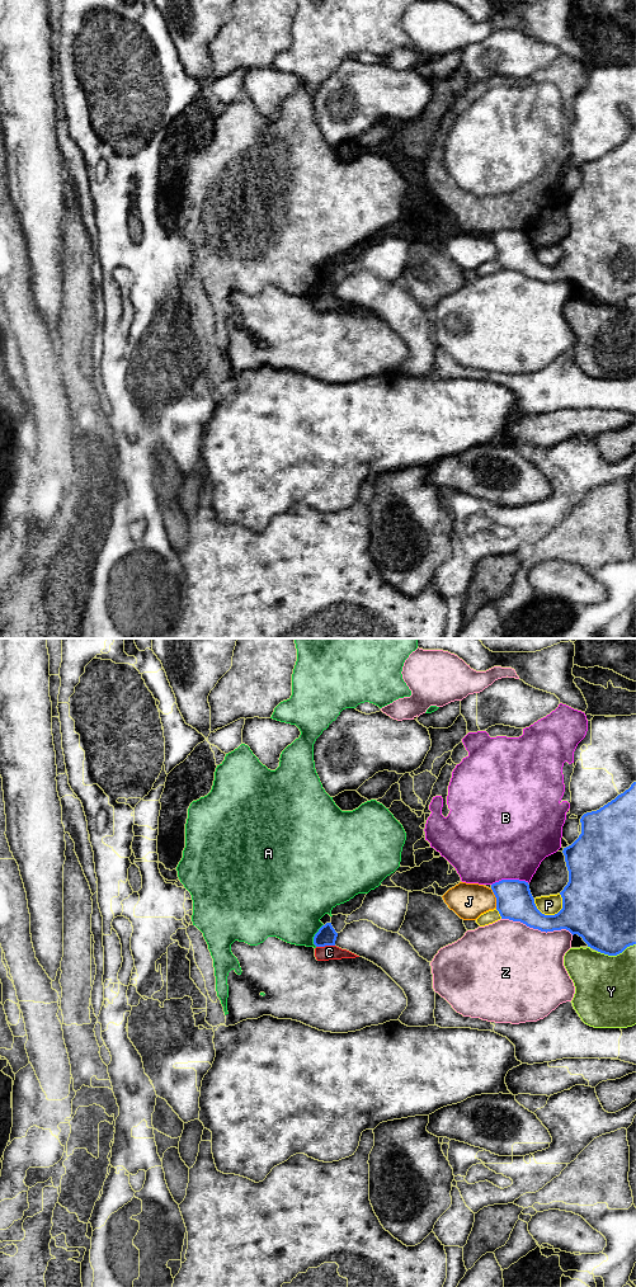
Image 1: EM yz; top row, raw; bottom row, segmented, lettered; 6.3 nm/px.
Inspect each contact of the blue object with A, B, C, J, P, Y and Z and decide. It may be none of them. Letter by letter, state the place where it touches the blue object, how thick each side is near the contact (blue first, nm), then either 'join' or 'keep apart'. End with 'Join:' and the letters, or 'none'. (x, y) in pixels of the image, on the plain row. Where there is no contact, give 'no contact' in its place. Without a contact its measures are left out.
A: yz (315, 286) | 130/420 nm | keep apart
B: yz (509, 230) | 240/500 nm | keep apart
C: yz (325, 295) | 130/100 nm | keep apart
J: yz (496, 249) | 240/220 nm | keep apart
P: yz (546, 265) | 300/130 nm | keep apart
Y: yz (616, 305) | 380/380 nm | keep apart
Z: yz (537, 278) | 240/480 nm | keep apart
Join: none

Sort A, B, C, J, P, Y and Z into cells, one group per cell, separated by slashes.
A / B / C / J / P / Y / Z

